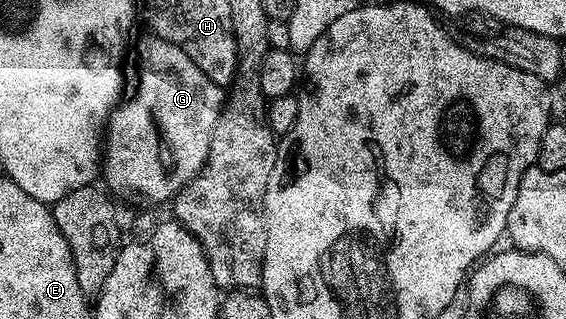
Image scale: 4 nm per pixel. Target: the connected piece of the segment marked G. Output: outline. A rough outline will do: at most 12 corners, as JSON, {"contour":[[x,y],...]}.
{"contour":[[152,35],[102,141],[113,194],[168,203],[225,105]]}

